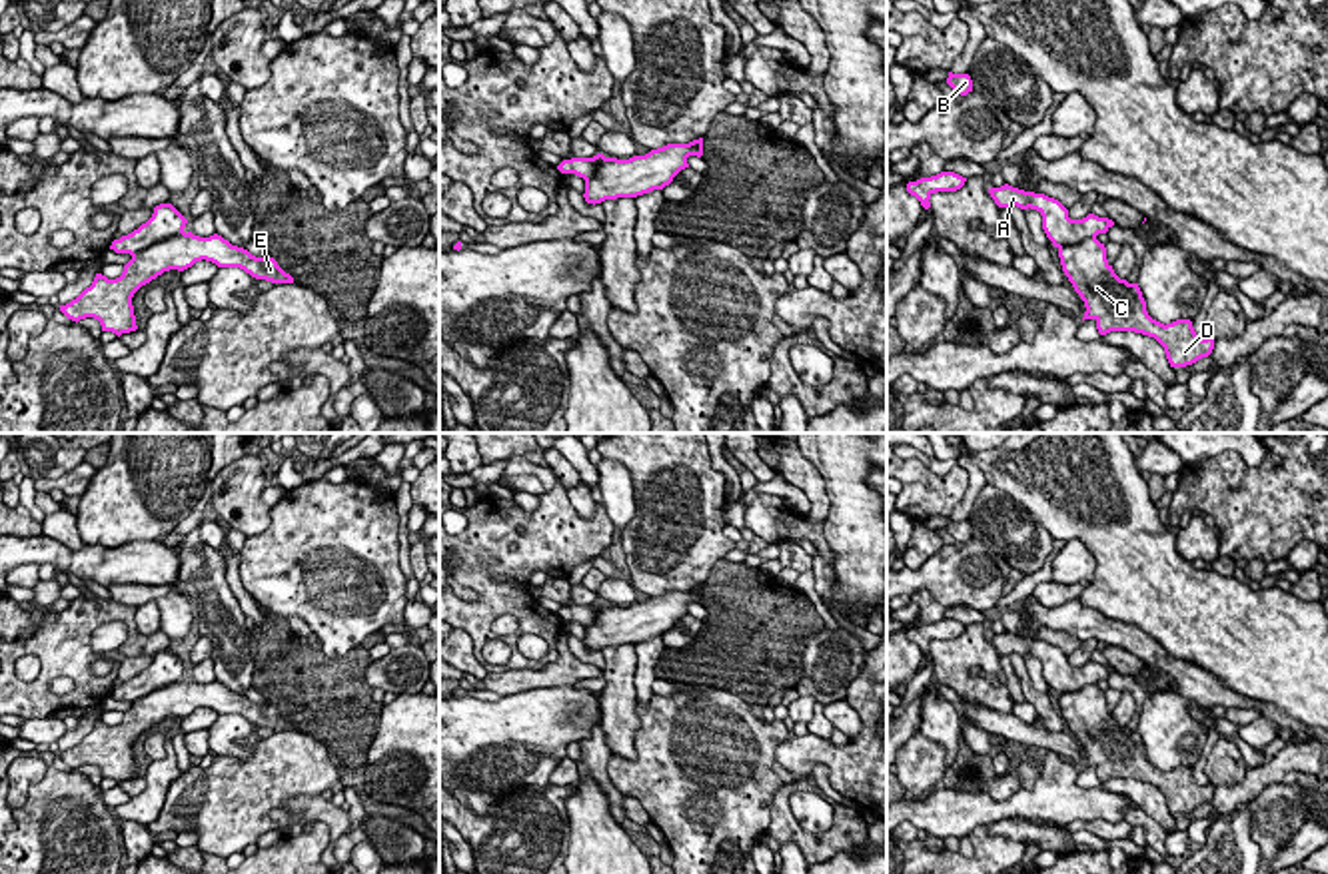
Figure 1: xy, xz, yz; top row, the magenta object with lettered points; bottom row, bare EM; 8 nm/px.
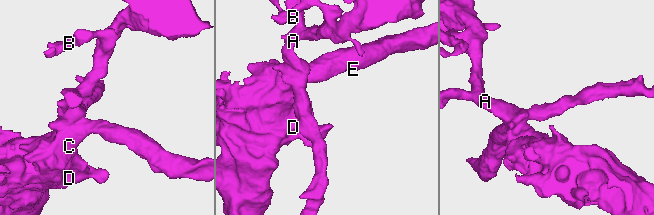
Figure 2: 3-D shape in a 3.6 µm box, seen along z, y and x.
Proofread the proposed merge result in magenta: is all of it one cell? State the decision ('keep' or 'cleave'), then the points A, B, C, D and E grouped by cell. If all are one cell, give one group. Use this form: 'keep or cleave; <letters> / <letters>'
cleave; A B / C D E

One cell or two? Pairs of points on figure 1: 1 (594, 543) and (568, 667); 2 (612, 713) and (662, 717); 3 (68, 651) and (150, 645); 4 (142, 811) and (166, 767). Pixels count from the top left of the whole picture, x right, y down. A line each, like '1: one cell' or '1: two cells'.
1: two cells
2: two cells
3: one cell
4: one cell

